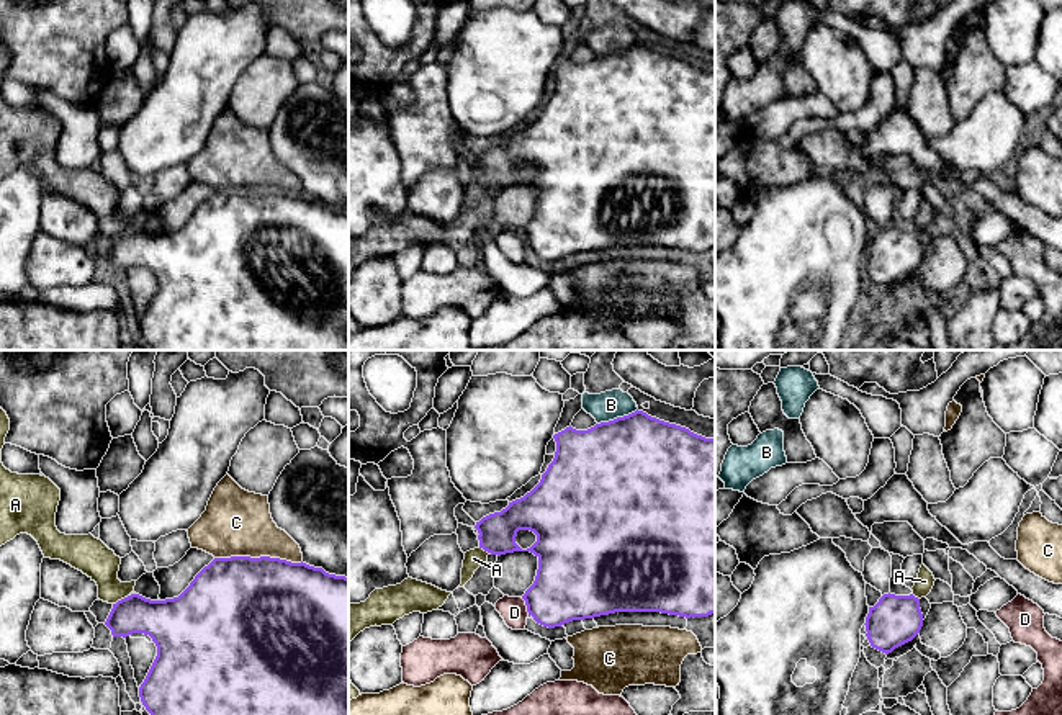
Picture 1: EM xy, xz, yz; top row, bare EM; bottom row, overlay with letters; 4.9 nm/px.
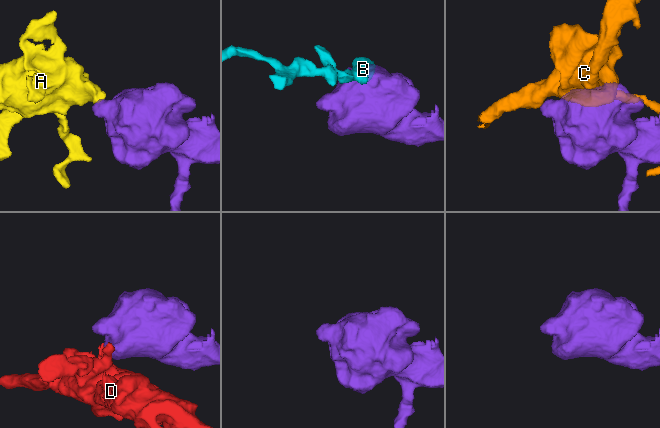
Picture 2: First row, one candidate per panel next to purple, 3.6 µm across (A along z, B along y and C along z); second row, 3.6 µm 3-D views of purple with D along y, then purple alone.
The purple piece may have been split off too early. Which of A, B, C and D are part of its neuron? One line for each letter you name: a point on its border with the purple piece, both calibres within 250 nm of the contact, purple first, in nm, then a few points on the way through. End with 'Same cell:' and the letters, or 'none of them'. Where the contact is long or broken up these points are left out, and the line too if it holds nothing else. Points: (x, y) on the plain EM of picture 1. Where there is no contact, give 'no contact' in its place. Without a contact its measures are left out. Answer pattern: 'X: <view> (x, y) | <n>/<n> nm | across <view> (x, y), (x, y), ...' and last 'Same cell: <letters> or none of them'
Same cell: none of them

